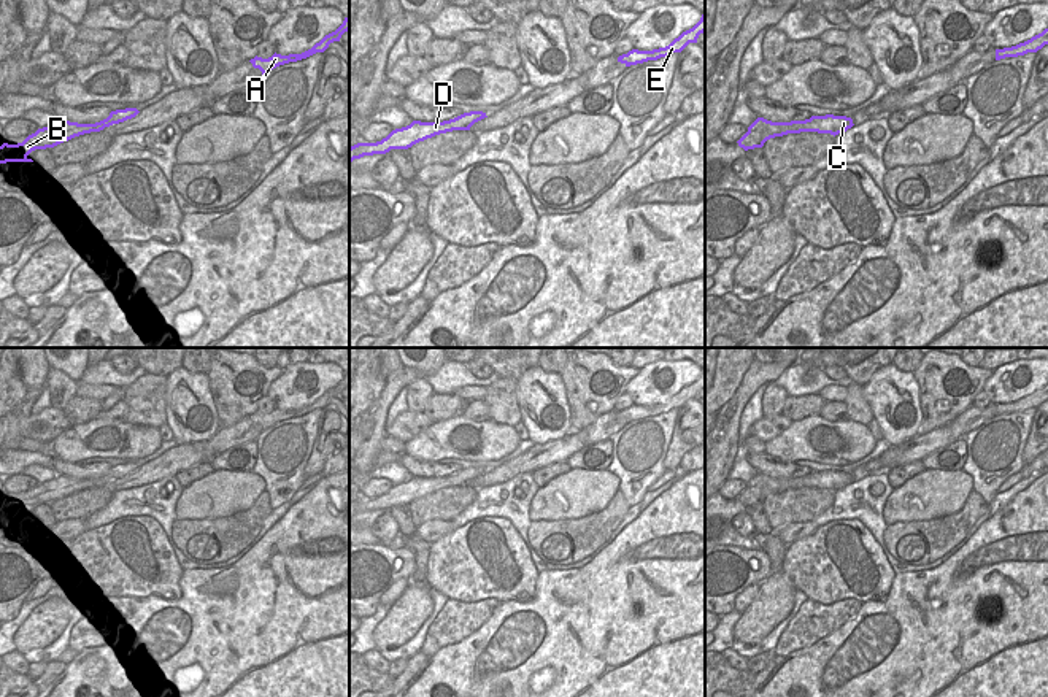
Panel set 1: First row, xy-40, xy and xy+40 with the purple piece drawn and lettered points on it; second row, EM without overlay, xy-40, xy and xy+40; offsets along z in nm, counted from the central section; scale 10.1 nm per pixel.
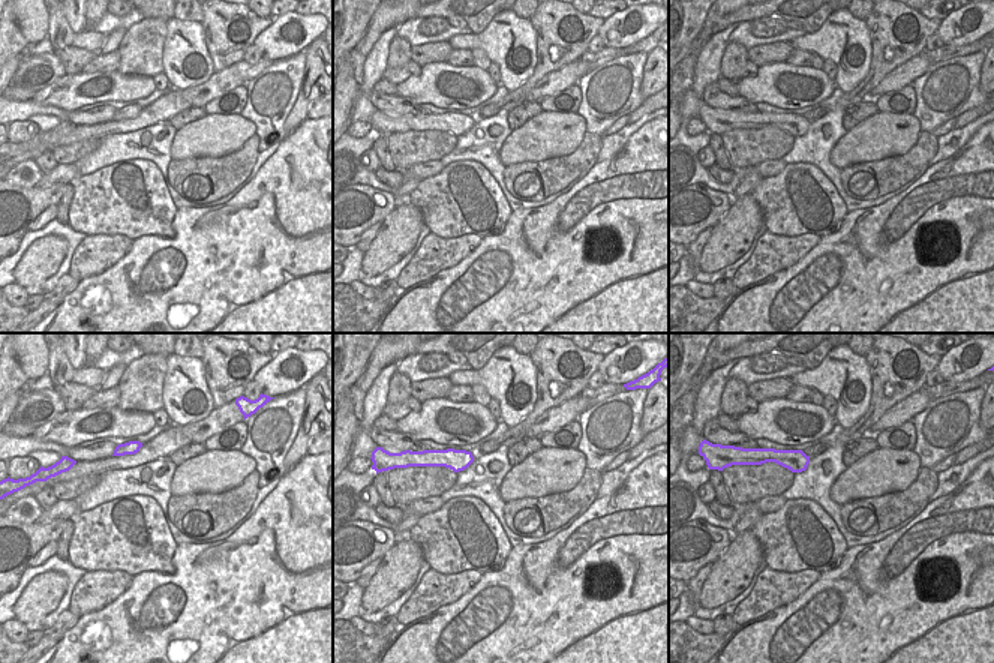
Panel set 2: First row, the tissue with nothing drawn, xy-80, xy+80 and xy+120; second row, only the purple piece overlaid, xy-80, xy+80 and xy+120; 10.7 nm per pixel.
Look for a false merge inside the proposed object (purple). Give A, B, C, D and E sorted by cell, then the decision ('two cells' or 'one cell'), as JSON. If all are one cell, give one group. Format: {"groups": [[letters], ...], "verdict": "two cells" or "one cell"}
{"groups": [["A", "B", "D", "E"], ["C"]], "verdict": "two cells"}

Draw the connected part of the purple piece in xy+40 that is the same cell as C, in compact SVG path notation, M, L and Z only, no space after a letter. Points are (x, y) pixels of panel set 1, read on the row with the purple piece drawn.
M826 114L821 117L811 116L805 121L791 121L791 122L772 122L764 117L757 117L748 130L767 132L773 137L783 137L788 133L800 133L800 132L818 132L818 133L830 133L838 135L851 129L853 119L846 116L834 116Z

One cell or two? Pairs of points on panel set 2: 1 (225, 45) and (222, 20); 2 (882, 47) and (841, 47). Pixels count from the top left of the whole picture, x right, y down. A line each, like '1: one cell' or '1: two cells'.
1: one cell
2: two cells

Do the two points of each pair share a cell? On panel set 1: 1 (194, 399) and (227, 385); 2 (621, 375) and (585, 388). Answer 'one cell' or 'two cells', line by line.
1: two cells
2: one cell

